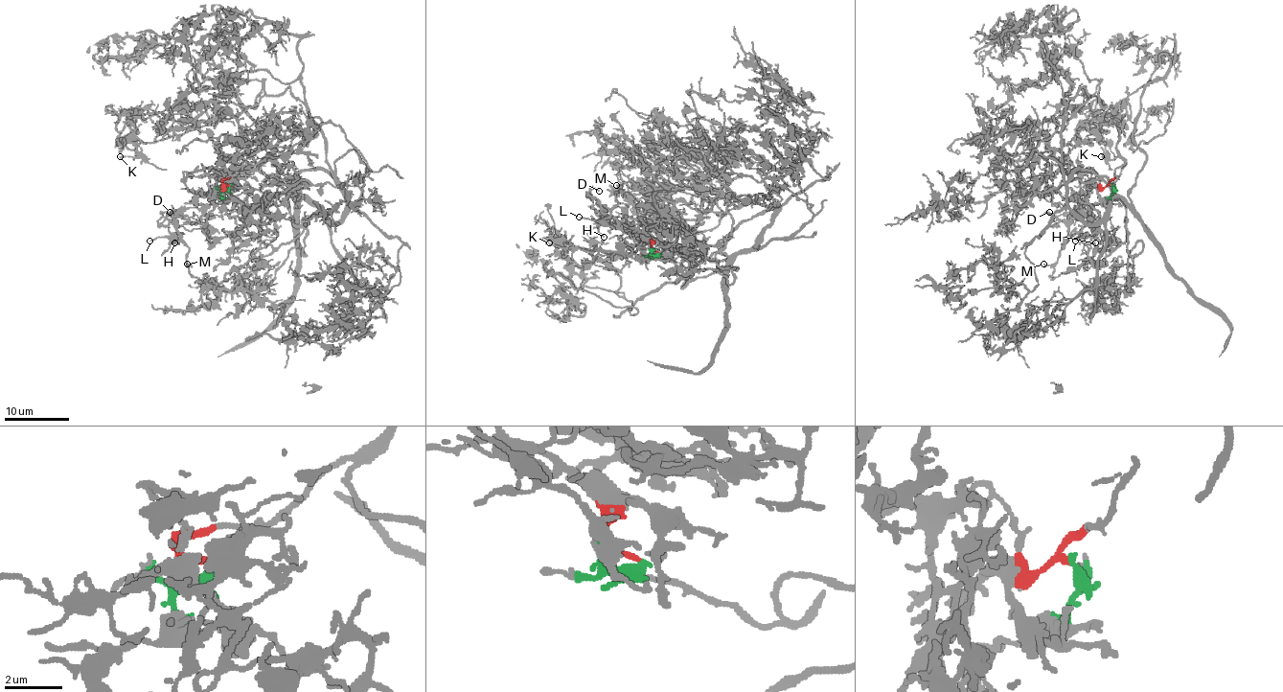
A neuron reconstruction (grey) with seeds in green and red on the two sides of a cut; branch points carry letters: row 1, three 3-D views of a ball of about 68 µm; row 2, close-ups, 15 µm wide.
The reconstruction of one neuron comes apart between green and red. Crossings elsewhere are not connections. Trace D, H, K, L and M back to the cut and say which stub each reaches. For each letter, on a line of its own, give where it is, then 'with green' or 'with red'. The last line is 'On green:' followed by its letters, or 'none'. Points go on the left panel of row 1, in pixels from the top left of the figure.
D: at (170, 212); with green
H: at (174, 242); with green
K: at (120, 156); with red
L: at (149, 241); with green
M: at (187, 264); with green
On green: D, H, L, M

